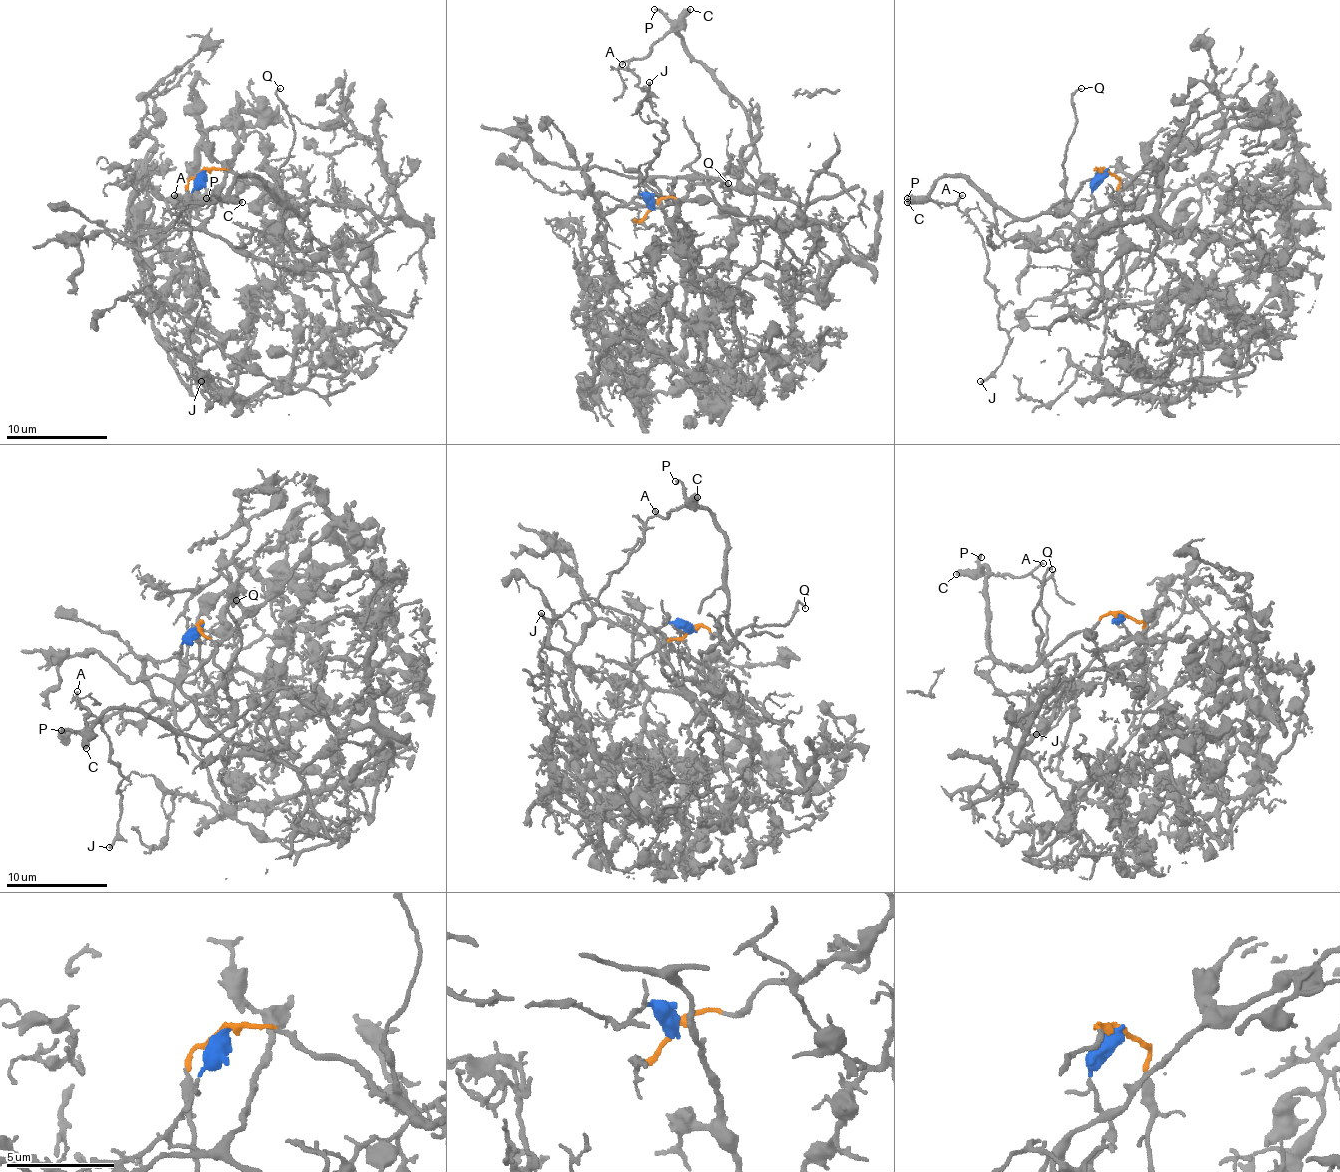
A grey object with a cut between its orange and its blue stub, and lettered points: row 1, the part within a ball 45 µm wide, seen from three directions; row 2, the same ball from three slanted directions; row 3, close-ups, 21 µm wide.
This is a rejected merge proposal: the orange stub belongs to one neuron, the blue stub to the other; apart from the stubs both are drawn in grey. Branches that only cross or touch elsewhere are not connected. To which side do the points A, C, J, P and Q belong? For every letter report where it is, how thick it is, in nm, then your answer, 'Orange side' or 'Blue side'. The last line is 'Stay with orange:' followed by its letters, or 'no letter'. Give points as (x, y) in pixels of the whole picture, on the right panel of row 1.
A: Place: (962, 195). Thickness 140 nm. Orange side
C: Place: (907, 202). Thickness 460 nm. Orange side
J: Place: (980, 381). Thickness 200 nm. Orange side
P: Place: (907, 198). Thickness 200 nm. Orange side
Q: Place: (1081, 88). Thickness 130 nm. Orange side
Stay with orange: A, C, J, P, Q

